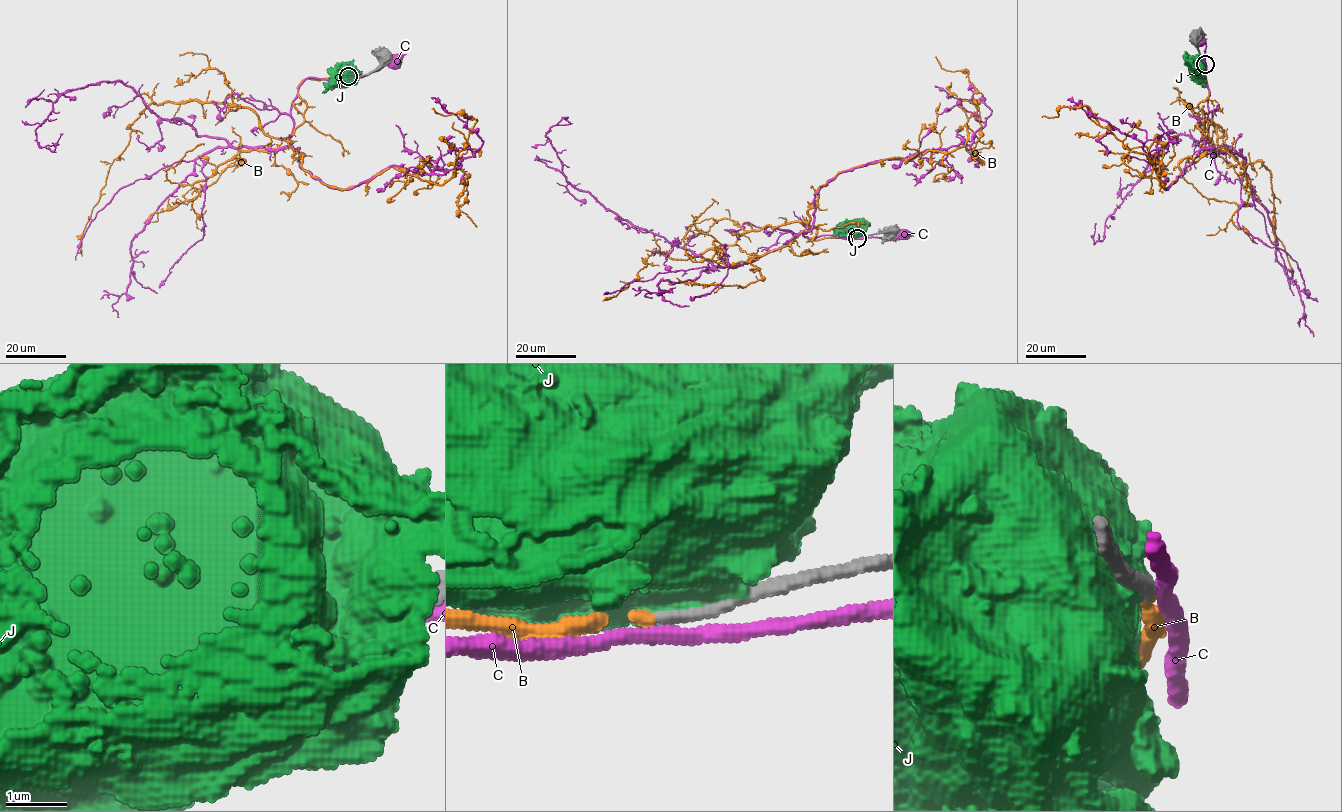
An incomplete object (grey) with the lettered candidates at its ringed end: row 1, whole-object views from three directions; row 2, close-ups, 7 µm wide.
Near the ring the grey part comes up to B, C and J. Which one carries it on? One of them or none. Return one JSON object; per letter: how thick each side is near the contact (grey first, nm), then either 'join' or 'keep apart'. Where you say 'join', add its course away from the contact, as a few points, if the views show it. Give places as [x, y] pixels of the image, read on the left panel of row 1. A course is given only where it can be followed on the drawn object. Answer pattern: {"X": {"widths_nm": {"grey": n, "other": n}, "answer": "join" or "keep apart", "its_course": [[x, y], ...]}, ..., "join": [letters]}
{"B": {"widths_nm": {"grey": 280, "other": 150}, "answer": "join", "its_course": [[347, 76], [298, 87], [288, 144], [323, 183], [390, 167], [445, 183], [477, 120], [433, 109]]}, "C": {"widths_nm": {"grey": 320, "other": 260}, "answer": "keep apart"}, "J": {"widths_nm": {"grey": 360, "other": 1000}, "answer": "keep apart"}, "join": ["B"]}

